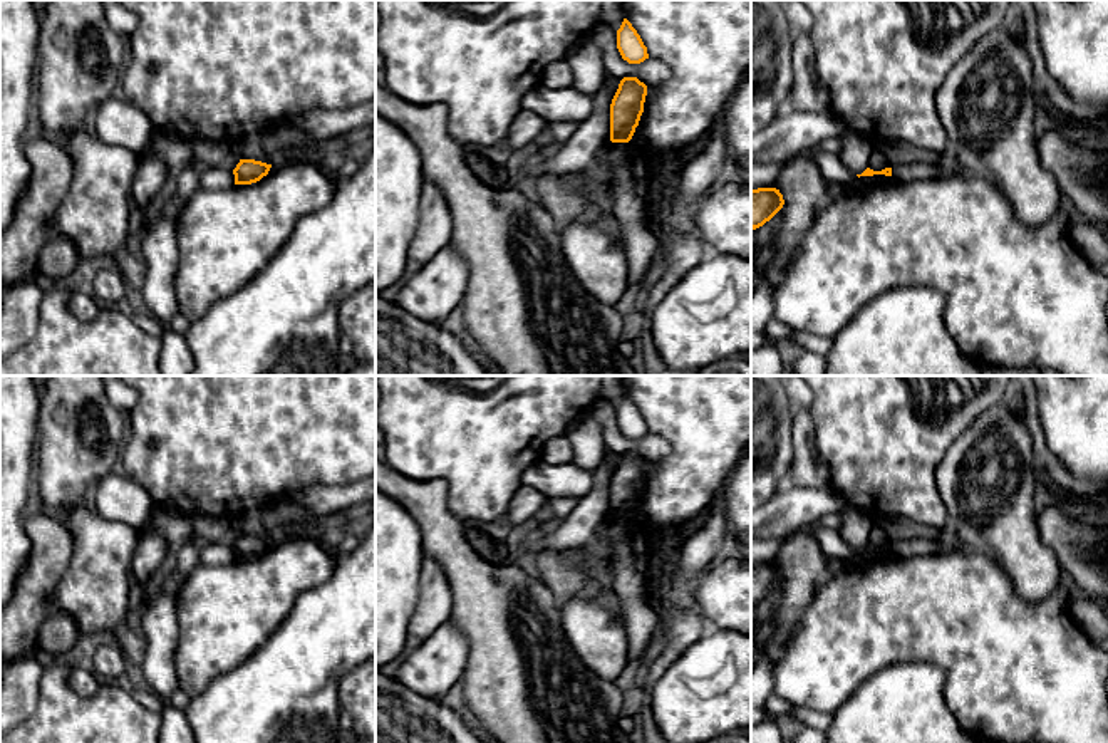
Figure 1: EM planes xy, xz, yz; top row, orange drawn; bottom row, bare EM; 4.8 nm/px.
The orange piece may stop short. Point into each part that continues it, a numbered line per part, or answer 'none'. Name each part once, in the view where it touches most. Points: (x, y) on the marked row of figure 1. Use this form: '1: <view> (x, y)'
none

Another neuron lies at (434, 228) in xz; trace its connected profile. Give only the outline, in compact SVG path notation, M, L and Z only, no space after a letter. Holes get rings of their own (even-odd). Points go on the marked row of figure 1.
M424 181L419 200L419 221L409 243L409 258L424 265L451 243L451 236L453 218L443 191Z

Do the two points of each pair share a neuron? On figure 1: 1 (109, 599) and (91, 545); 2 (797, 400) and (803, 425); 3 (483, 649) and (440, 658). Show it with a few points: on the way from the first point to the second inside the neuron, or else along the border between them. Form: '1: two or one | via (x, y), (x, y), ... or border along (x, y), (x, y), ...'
1: one | via (99, 586), (99, 559)
2: two | border along (807, 408), (798, 408), (793, 413)
3: two | border along (450, 619), (468, 643), (468, 659), (461, 680)

